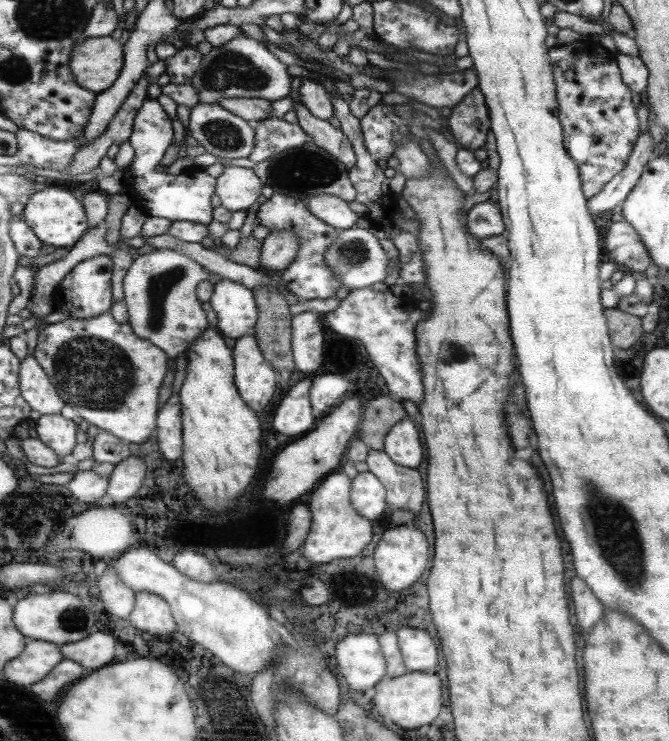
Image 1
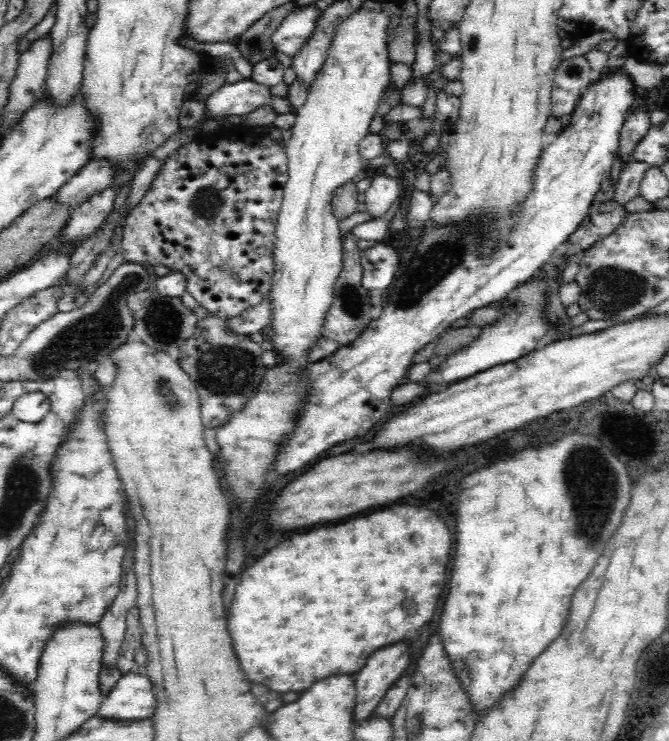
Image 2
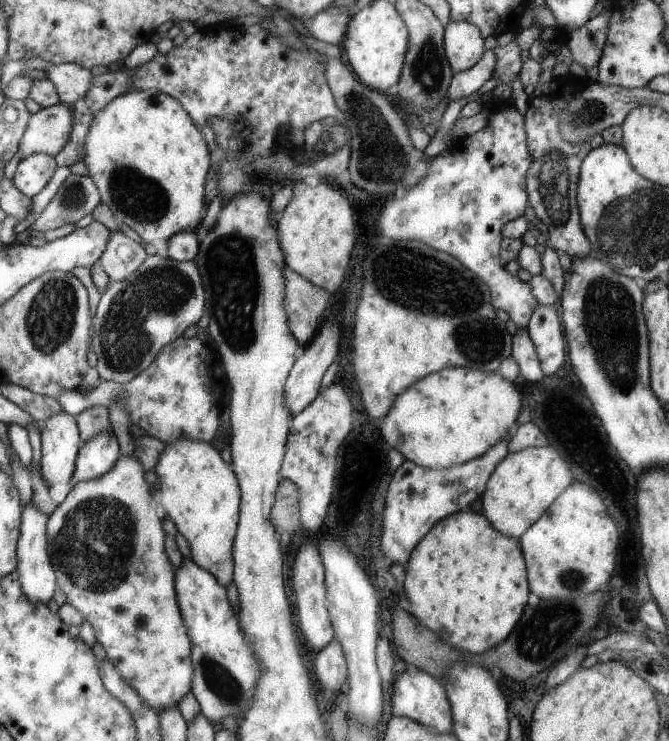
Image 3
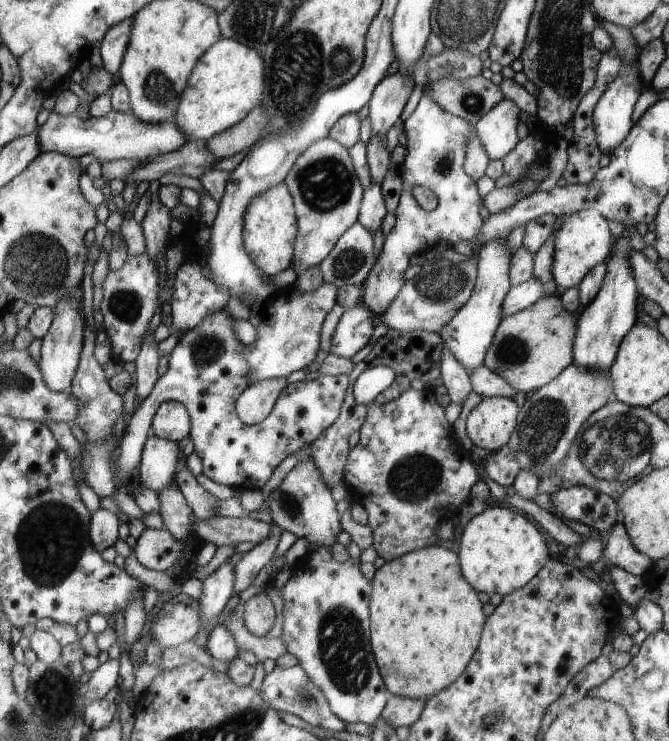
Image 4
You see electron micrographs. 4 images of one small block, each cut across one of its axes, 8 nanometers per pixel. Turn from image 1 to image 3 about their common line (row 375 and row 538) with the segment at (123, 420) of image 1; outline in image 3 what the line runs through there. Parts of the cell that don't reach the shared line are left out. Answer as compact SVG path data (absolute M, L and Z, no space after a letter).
M135 454L117 456L111 470L95 480L77 482L51 513L47 534L49 554L65 601L91 624L94 637L119 674L135 688L143 706L159 710L177 706L192 689L192 639L177 606L173 570L163 546L165 532L155 512L155 502L143 480L144 466Z

